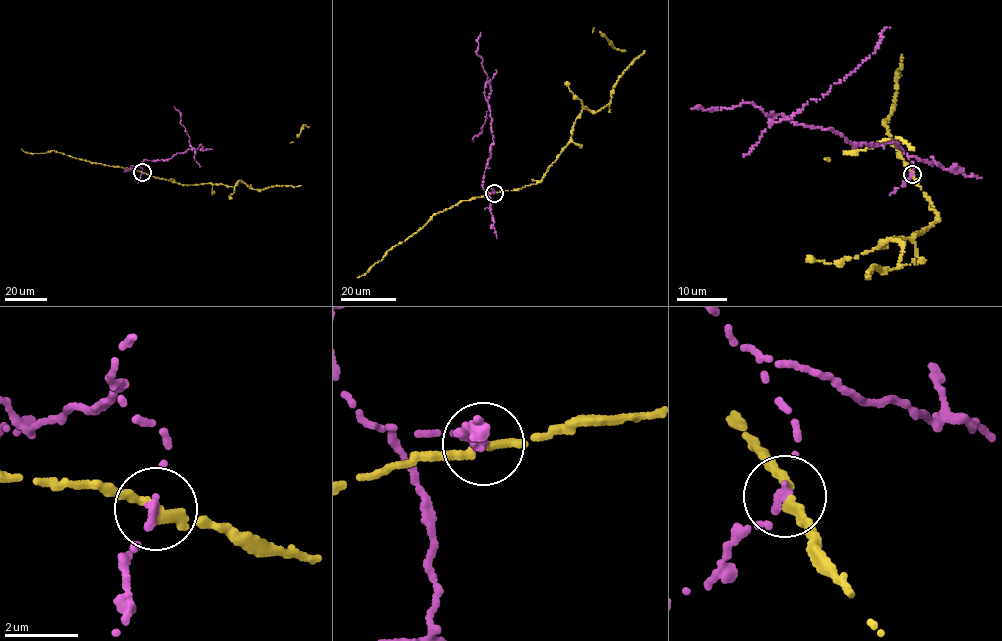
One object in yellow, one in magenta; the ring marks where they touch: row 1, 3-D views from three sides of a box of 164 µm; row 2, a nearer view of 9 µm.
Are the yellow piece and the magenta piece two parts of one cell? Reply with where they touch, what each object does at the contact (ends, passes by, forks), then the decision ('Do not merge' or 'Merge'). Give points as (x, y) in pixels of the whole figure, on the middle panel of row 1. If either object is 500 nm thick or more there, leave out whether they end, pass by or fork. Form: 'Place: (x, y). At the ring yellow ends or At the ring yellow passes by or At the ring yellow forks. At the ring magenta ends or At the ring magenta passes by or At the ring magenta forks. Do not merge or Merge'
Place: (494, 193). At the ring yellow ends. At the ring magenta ends. Do not merge

